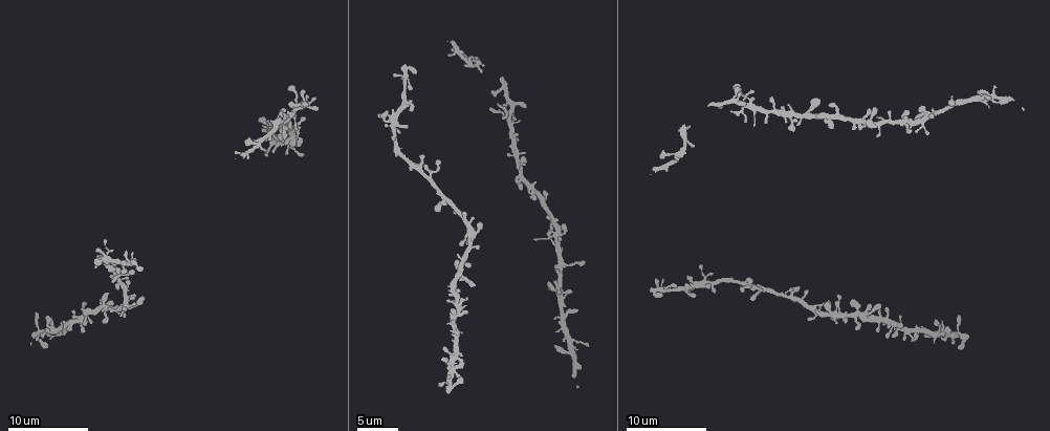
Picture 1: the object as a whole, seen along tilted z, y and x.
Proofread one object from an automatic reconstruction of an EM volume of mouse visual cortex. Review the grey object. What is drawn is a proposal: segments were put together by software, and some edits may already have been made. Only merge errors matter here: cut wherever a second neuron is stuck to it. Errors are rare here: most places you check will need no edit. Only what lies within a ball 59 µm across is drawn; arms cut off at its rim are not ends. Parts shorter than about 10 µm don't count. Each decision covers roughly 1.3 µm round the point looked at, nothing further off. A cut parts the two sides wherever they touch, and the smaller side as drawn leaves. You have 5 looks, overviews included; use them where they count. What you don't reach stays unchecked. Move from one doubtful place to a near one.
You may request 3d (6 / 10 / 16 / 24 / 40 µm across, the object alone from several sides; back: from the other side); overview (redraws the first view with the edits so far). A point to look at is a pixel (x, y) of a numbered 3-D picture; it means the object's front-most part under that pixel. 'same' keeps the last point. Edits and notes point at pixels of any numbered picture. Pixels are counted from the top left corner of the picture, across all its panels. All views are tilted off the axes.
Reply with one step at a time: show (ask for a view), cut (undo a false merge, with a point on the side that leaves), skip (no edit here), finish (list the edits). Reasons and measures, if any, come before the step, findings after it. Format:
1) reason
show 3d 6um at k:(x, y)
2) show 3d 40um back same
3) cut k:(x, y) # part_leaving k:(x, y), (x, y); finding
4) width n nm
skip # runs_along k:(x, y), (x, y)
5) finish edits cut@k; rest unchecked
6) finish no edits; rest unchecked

show 3d 10um at 1:(53, 329)

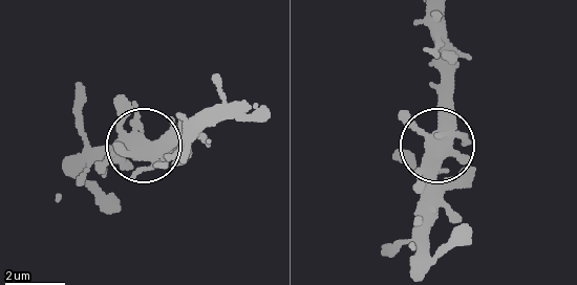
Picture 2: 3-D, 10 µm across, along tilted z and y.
other side
show 3d 10um back at 2:(150, 146)

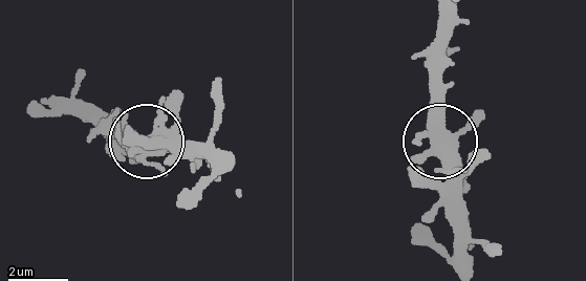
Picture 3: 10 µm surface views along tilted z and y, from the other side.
width 460 nm
skip # runs_along 3:(443, 16), (437, 148), (443, 213); continuous, no second neuron

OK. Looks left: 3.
side arm on a straight run
show 3d 10um at 1:(428, 178)

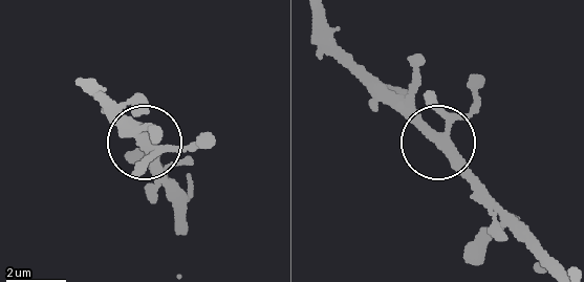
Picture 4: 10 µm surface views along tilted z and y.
width 300 nm
skip # runs_along 4:(478, 81), (439, 150), (503, 207); continuous, no second neuron

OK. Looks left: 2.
side arm on a straight run
show 3d 6um at 1:(557, 295)

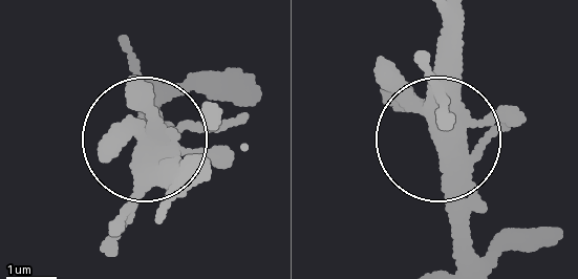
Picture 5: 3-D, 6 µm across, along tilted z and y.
arms 3
skip # one neuron here

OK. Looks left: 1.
finish no edits; rest unchecked

